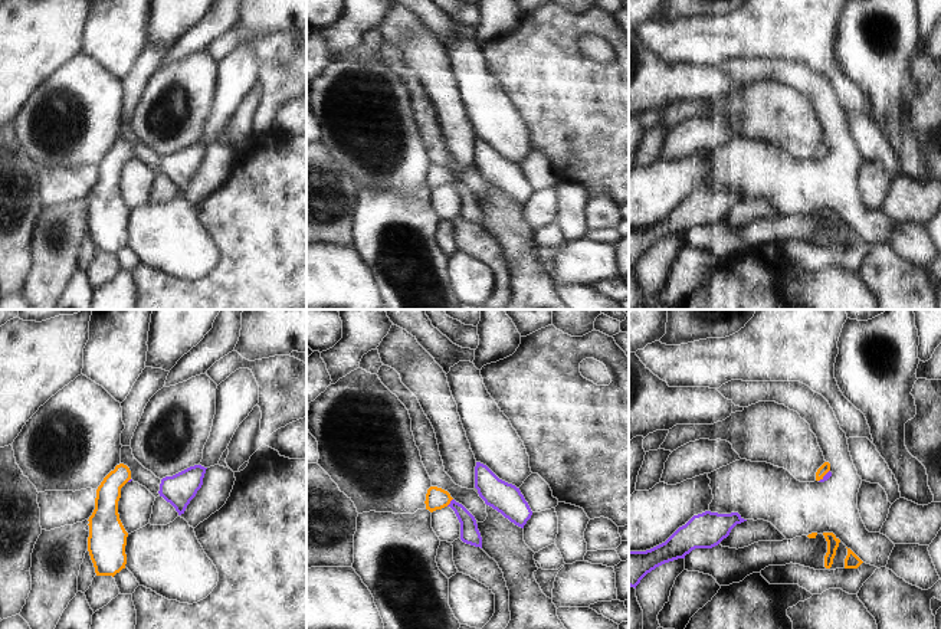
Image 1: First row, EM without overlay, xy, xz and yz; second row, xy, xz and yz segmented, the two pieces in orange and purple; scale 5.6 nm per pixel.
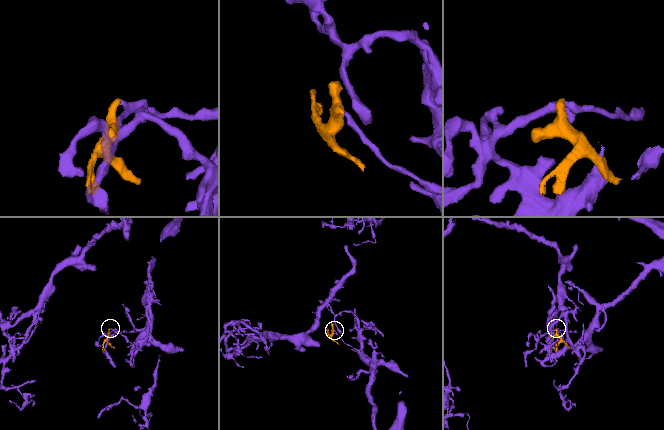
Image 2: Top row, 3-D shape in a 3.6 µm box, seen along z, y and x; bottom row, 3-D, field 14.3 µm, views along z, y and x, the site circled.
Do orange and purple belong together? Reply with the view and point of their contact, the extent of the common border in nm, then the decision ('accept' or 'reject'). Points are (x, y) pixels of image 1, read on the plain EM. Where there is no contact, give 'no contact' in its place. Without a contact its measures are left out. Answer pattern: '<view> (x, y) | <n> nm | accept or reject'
xz (449, 180) | 60 nm | accept

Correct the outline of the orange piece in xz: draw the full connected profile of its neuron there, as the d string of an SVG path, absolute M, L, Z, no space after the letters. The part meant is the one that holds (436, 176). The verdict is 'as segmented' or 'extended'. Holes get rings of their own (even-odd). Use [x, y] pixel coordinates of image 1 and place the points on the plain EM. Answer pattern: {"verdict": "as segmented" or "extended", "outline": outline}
{"verdict": "extended", "outline": "M430 164L424 181L426 187L430 190L450 184L460 200L460 217L466 222L482 226L482 214L475 194L462 181L456 180L447 168Z"}

